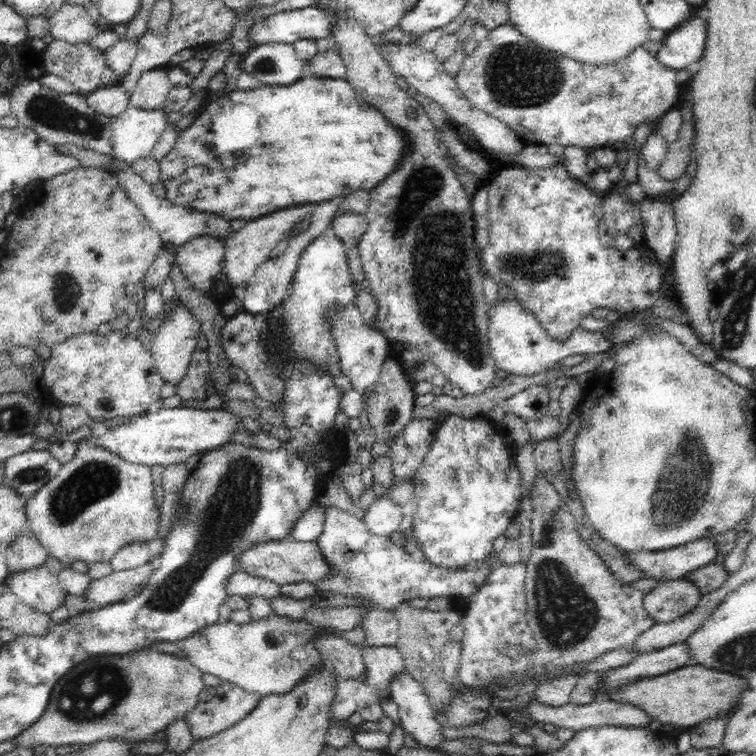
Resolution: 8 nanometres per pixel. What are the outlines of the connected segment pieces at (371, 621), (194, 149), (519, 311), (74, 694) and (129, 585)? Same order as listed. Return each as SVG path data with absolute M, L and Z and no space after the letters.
M370 608L363 618L366 647L395 646L399 637L399 622L394 611Z
M305 77L289 85L261 85L250 90L234 90L220 96L218 100L204 106L194 118L194 122L177 136L176 144L160 160L161 183L166 187L166 199L175 206L182 206L189 211L211 213L228 221L244 219L247 222L272 212L312 204L316 206L338 197L346 197L358 190L372 191L381 184L390 173L396 171L406 154L406 139L400 129L396 129L386 116L370 106L346 79Z
M501 297L489 308L489 347L491 355L494 357L498 370L505 370L514 375L540 374L545 370L557 368L557 363L568 356L574 354L598 354L607 352L612 344L608 342L599 332L587 331L582 327L576 328L570 336L564 340L552 338L541 322L536 320L536 316L526 311L526 307L517 298L502 301Z
M143 649L129 654L113 654L113 656L93 657L81 663L78 667L75 667L66 677L63 677L55 686L54 691L51 693L50 702L46 706L46 710L40 719L35 724L26 728L18 736L15 736L15 743L18 747L24 747L32 749L32 746L66 746L72 744L94 744L98 740L127 740L128 742L145 741L148 738L152 738L154 734L165 730L166 727L172 725L179 718L184 718L188 712L199 703L198 694L205 688L205 684L202 681L202 673L196 669L188 661L188 657L178 658L172 656L172 654L160 653L153 649Z
M146 562L138 568L112 571L108 576L92 580L83 592L87 600L87 609L99 609L109 604L124 601L137 587L144 586L150 573L156 569L157 562Z

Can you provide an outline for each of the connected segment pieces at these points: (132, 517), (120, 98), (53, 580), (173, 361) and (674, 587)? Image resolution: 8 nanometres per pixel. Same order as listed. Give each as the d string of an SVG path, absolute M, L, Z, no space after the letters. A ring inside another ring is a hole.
M84 440L78 442L77 450L74 460L63 464L54 478L27 499L26 522L22 532L34 533L48 556L58 558L64 567L70 567L75 560L82 560L89 565L109 562L114 553L124 545L134 541L154 540L158 532L160 513L158 507L154 507L150 466L126 462L112 452Z
M120 82L98 88L83 97L91 110L104 116L118 116L130 106L130 94L127 94Z
M45 564L9 573L4 581L10 592L13 592L24 604L44 615L67 604L68 594L60 586L57 575Z
M181 301L178 308L166 316L164 324L152 336L151 355L165 382L170 382L176 386L180 379L184 378L191 356L196 350L196 342L198 342L198 337L201 334L200 324Z
M685 577L662 580L645 593L643 605L656 623L668 623L696 608L701 596L698 587Z

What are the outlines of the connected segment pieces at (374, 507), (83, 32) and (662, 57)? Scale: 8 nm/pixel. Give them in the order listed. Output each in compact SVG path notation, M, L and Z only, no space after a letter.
M388 493L384 494L385 497L376 497L374 502L370 505L369 509L362 516L362 520L366 523L368 531L374 533L378 536L395 536L395 533L398 532L398 526L404 513L407 511L398 506L395 502L389 499Z
M64 3L58 12L54 12L46 21L47 32L52 38L68 44L82 44L98 33L94 20L86 8L77 4Z
M692 18L684 26L667 33L655 54L658 62L672 70L694 68L702 58L707 24L704 18Z

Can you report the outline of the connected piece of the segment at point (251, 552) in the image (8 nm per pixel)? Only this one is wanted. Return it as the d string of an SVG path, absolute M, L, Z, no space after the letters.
M290 538L266 541L252 545L236 558L238 568L246 574L261 576L276 584L292 584L293 582L311 582L314 584L331 575L331 568L324 562L321 548L315 541L298 542Z

